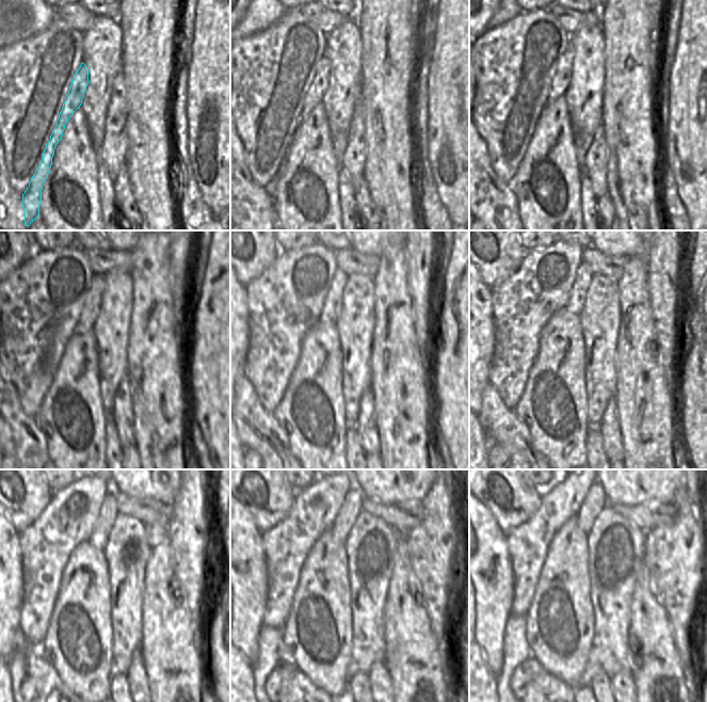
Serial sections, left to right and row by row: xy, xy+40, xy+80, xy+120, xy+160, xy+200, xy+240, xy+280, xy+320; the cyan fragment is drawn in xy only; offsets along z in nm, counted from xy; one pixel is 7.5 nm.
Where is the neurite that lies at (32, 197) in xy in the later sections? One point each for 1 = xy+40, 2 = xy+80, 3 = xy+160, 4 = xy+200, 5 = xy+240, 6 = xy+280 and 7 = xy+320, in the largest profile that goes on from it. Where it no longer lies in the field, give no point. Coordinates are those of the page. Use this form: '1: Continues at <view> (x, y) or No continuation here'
1: Continues at xy+40 (315, 94)
2: Continues at xy+80 (560, 82)
3: Continues at xy+160 (333, 304)
4: Continues at xy+200 (583, 275)
5: Continues at xy+240 (108, 511)
6: Continues at xy+280 (351, 507)
7: Continues at xy+320 (595, 499)

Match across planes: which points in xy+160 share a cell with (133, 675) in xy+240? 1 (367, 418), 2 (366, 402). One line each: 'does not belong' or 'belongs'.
1: belongs
2: belongs

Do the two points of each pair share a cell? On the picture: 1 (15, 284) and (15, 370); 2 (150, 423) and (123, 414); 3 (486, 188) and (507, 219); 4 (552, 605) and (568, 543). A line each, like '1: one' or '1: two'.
1: one
2: two
3: one
4: one

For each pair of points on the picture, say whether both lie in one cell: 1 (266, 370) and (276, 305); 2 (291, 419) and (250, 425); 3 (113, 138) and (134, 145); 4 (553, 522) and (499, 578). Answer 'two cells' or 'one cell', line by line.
1: one cell
2: two cells
3: two cells
4: two cells

